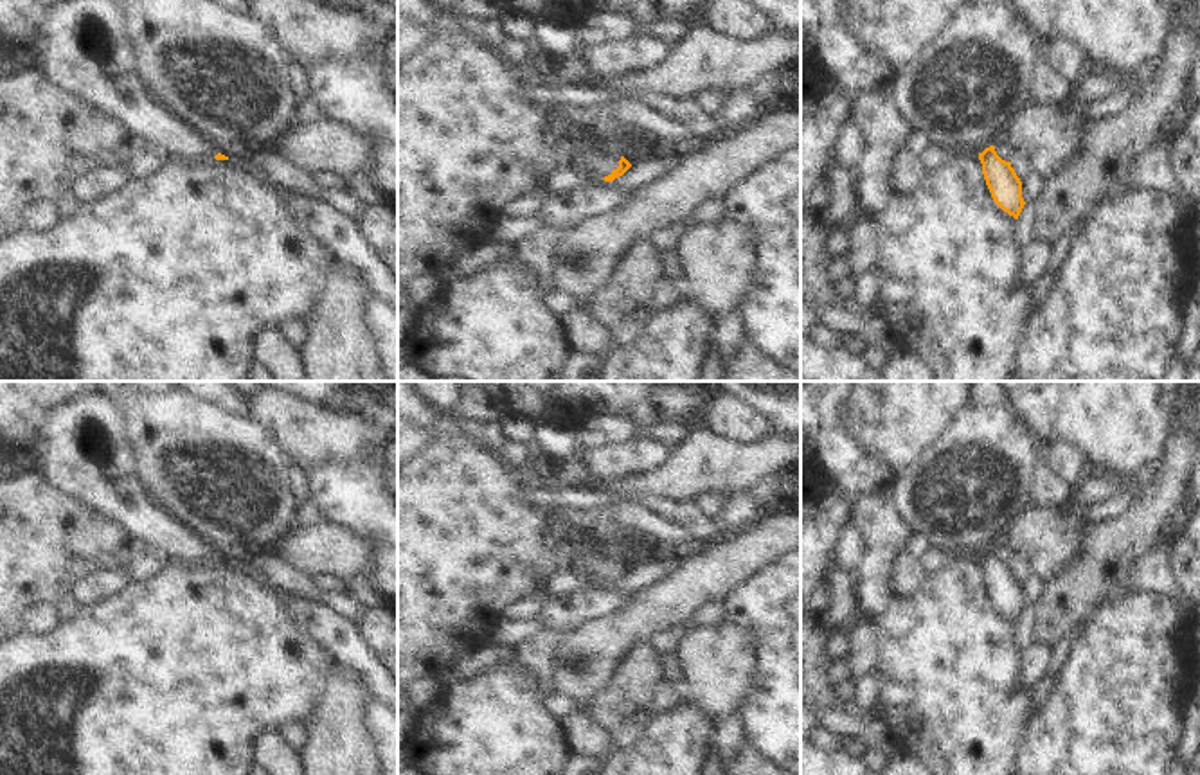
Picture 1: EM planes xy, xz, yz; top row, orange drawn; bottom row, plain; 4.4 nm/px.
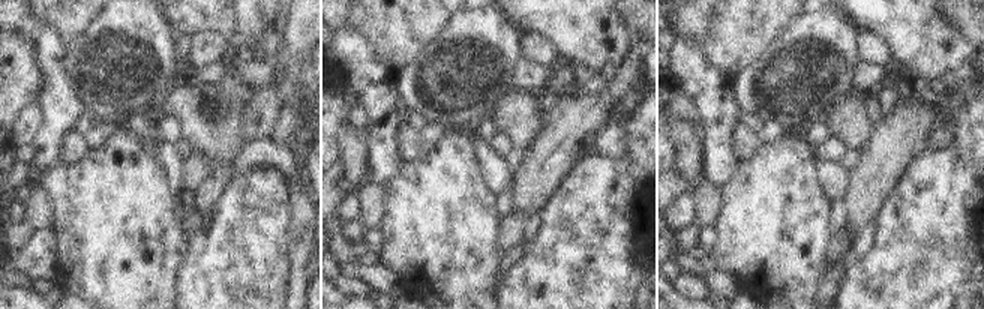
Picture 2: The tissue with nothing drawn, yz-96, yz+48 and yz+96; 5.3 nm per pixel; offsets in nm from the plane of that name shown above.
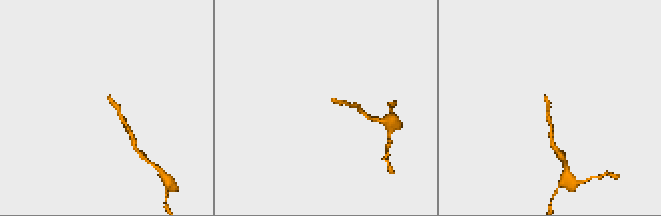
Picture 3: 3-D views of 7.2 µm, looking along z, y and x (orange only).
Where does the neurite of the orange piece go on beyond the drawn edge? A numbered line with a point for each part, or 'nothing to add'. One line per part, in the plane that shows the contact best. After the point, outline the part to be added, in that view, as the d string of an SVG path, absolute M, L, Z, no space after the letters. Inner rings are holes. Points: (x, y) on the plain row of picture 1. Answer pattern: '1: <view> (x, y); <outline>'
1: xz (587, 558); M556 532L556 543L570 547L574 570L579 574L604 581L619 570L621 557L603 552L594 536Z

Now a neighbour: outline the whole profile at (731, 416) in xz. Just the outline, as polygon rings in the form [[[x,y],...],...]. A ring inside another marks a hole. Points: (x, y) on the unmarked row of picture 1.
[[[723,390],[716,392],[702,419],[709,428],[748,444],[777,432],[775,424],[752,405]]]

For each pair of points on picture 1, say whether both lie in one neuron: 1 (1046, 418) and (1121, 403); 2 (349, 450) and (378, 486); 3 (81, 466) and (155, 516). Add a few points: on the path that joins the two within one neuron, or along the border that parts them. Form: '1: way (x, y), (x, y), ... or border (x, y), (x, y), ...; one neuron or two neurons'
1: way (1064, 403), (1103, 403); one neuron
2: border (378, 450), (355, 463), (322, 463), (317, 466); two neurons
3: way (99, 479), (125, 504), (137, 511); one neuron

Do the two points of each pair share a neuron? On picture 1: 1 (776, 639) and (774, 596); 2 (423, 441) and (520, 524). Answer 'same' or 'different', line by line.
1: same
2: different

